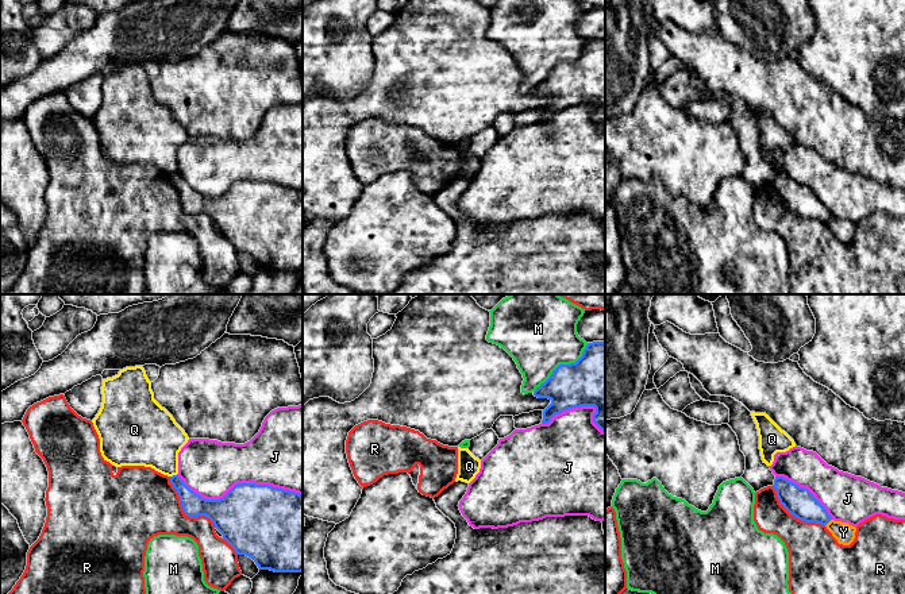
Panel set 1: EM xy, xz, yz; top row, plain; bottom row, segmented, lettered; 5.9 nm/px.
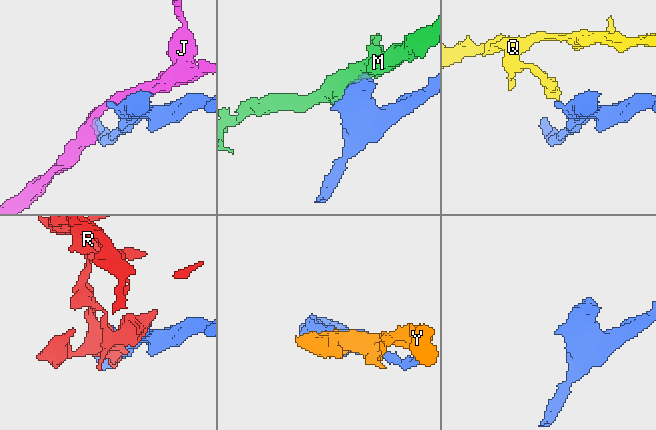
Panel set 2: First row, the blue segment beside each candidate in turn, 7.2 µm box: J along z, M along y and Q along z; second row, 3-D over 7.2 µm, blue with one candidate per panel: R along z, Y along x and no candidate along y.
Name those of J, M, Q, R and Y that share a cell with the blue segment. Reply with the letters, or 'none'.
none

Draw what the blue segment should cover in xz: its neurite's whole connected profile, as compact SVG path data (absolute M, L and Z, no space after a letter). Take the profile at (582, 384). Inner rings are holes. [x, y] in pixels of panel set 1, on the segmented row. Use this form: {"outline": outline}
{"outline": "M605 340L589 343L575 363L559 364L534 396L551 401L542 424L565 410L594 406L593 423L605 432Z"}

